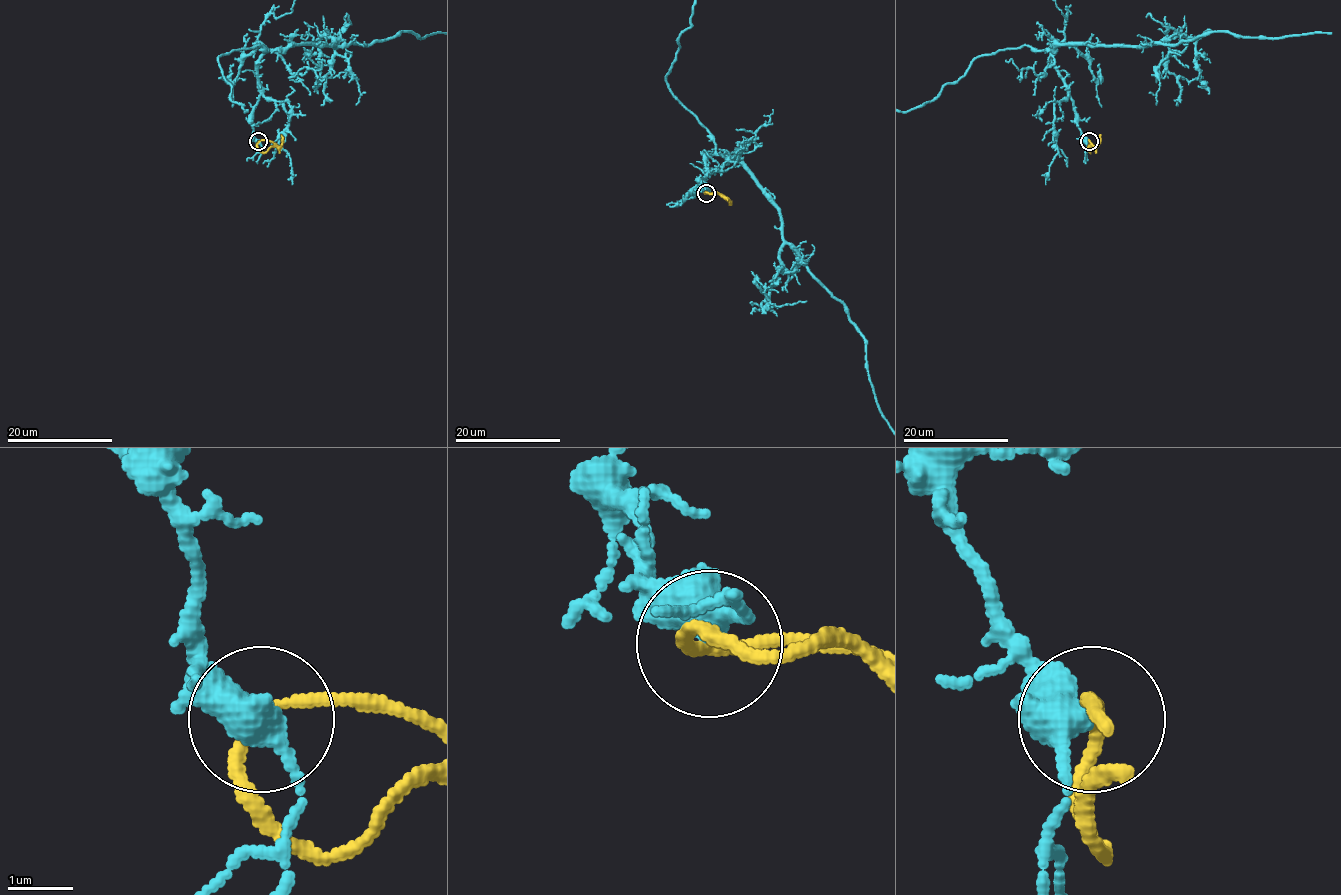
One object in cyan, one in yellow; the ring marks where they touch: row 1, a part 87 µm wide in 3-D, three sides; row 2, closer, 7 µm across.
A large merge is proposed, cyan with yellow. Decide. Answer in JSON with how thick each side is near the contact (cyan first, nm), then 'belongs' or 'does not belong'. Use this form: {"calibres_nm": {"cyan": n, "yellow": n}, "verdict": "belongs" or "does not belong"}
{"calibres_nm": {"cyan": 340, "yellow": 190}, "verdict": "does not belong"}

